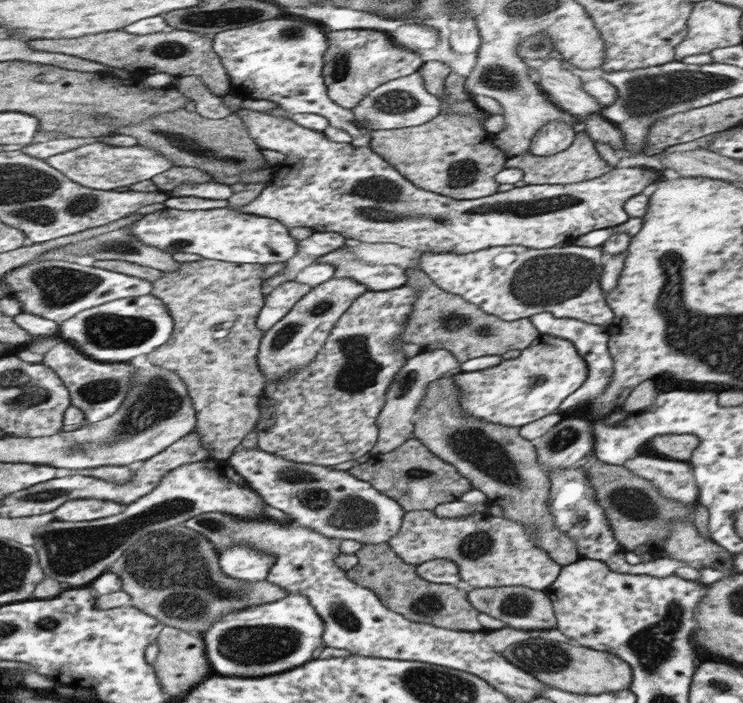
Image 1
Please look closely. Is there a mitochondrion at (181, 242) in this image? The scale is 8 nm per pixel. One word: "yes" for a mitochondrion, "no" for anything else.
yes

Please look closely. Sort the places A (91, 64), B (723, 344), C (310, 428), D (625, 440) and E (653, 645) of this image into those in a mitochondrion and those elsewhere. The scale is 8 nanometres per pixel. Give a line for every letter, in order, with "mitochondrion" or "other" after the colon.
A: other
B: mitochondrion
C: other
D: other
E: mitochondrion

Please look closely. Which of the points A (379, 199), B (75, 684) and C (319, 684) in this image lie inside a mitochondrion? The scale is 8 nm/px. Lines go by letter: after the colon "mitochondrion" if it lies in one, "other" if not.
A: mitochondrion
B: other
C: other

